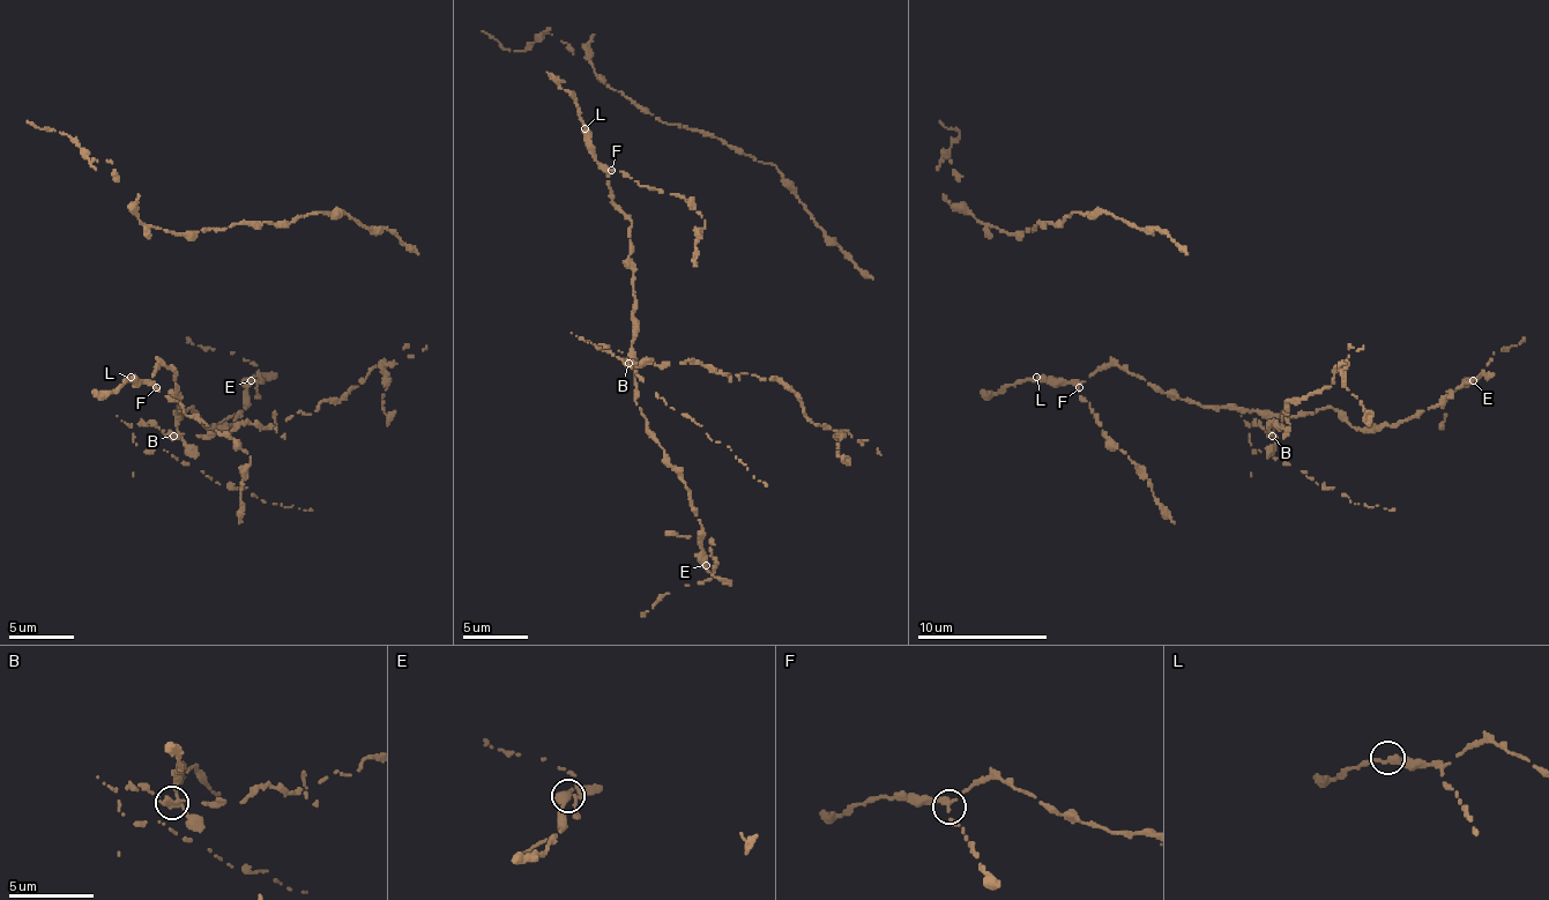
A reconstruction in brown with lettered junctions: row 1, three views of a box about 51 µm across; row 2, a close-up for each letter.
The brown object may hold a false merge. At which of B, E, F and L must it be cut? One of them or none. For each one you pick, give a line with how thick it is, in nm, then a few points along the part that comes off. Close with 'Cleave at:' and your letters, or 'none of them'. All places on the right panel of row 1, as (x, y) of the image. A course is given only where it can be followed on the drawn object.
B: 280 nm | (1271, 436), (1258, 423), (1249, 423), (1251, 452), (1258, 448), (1333, 488), (1356, 504), (1394, 511)
Cleave at: B

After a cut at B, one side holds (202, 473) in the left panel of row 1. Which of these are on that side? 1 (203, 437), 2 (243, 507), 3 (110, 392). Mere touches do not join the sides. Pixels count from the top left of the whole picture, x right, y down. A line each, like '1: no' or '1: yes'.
1: yes
2: no
3: no

